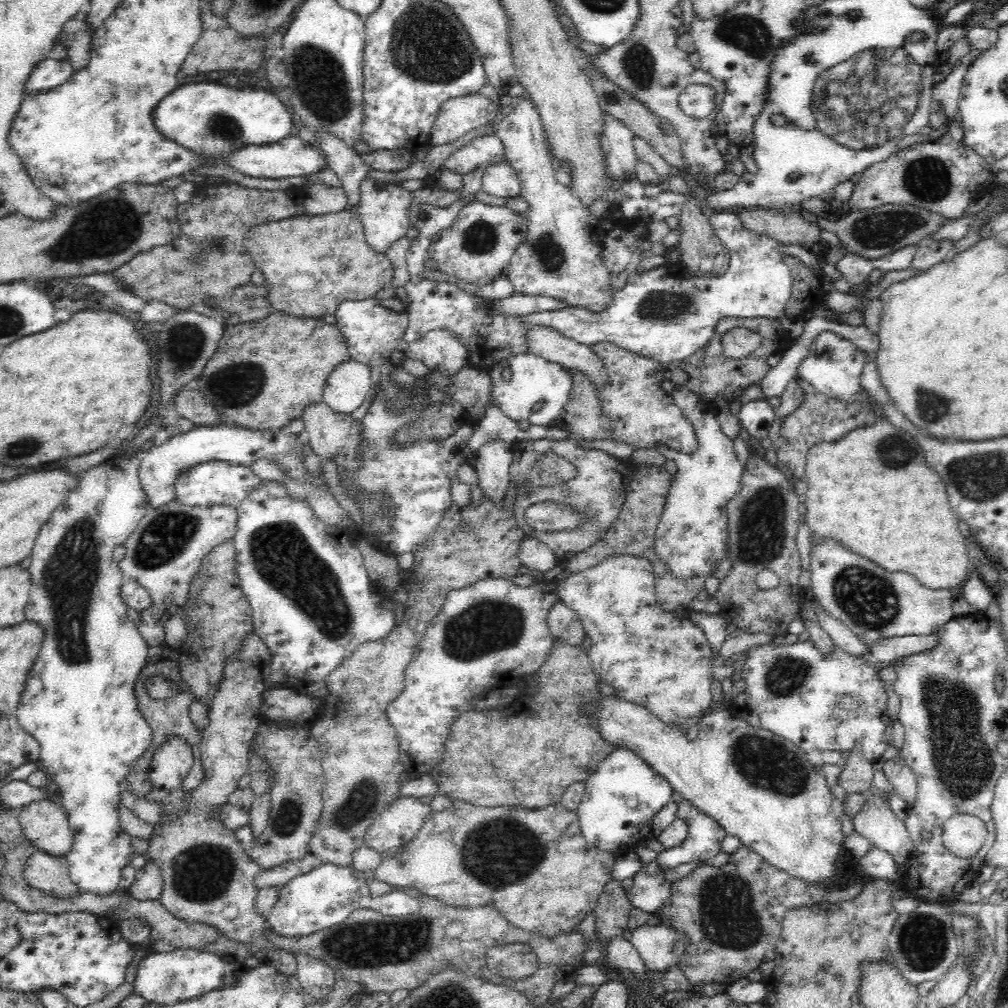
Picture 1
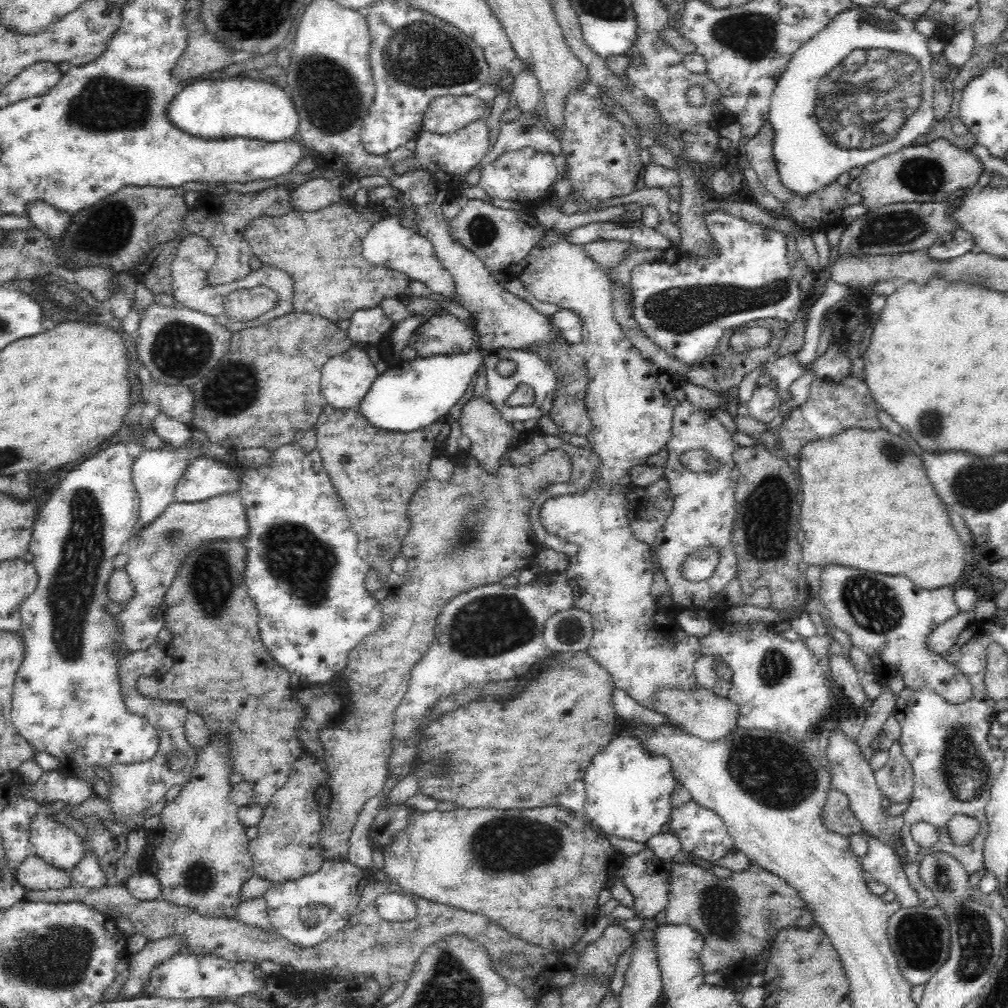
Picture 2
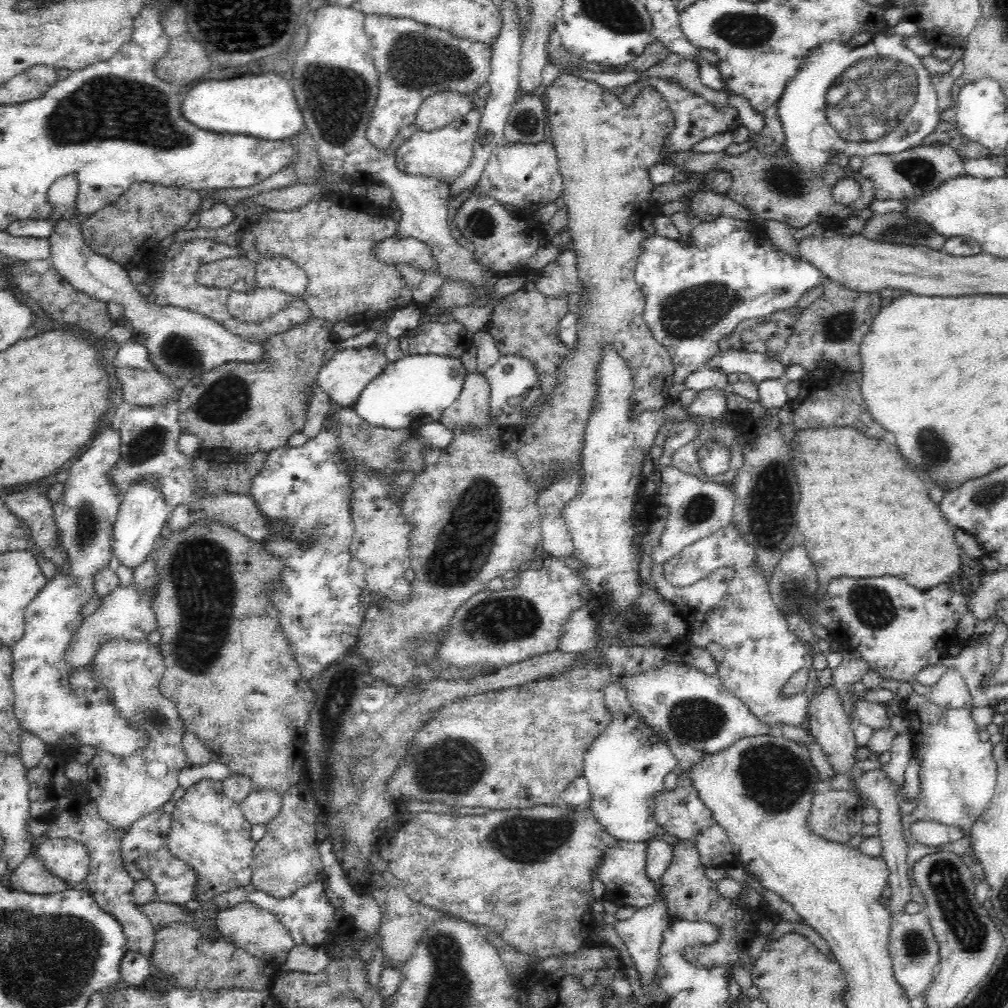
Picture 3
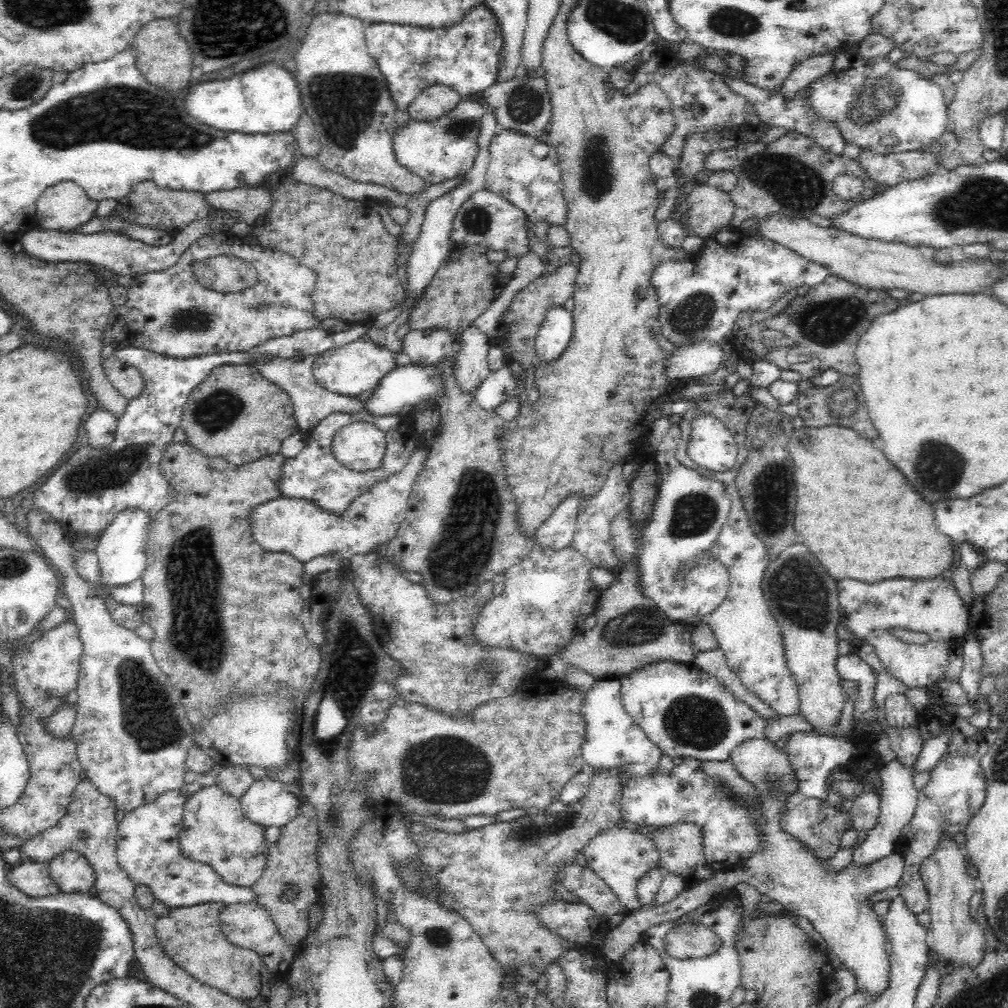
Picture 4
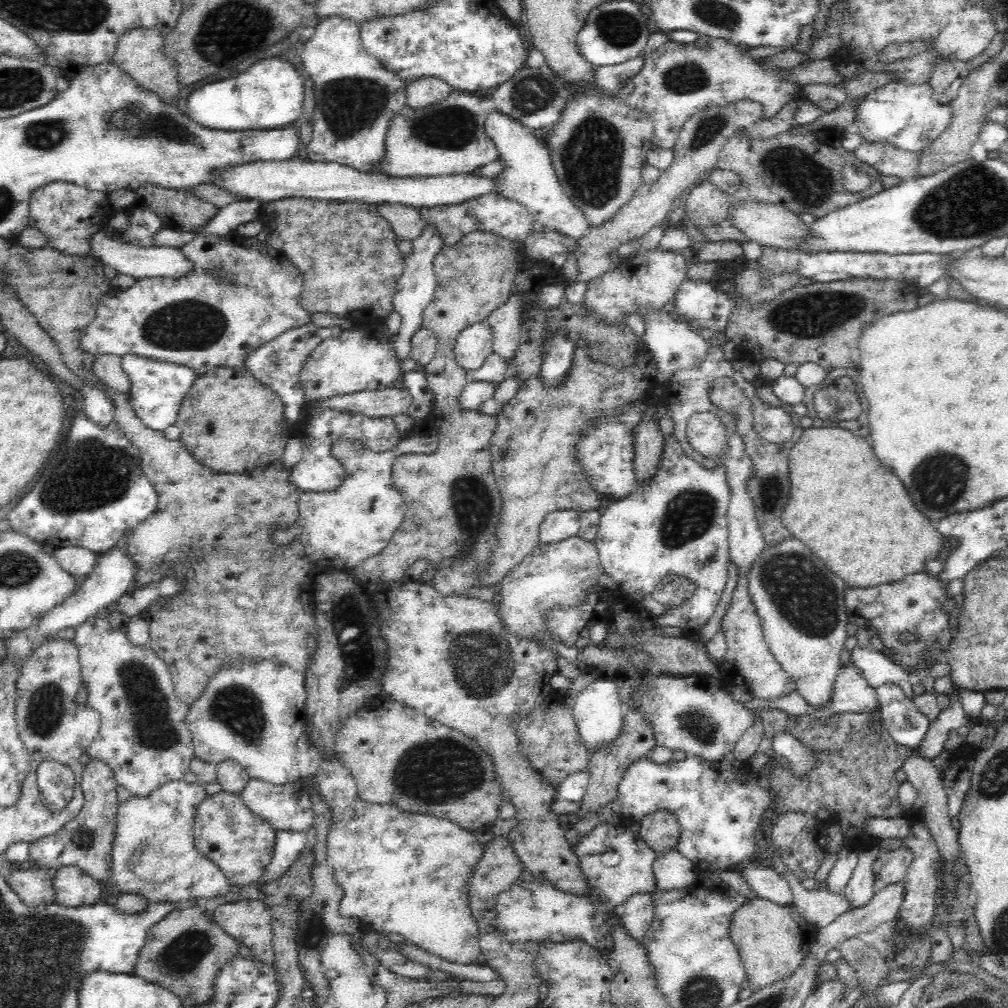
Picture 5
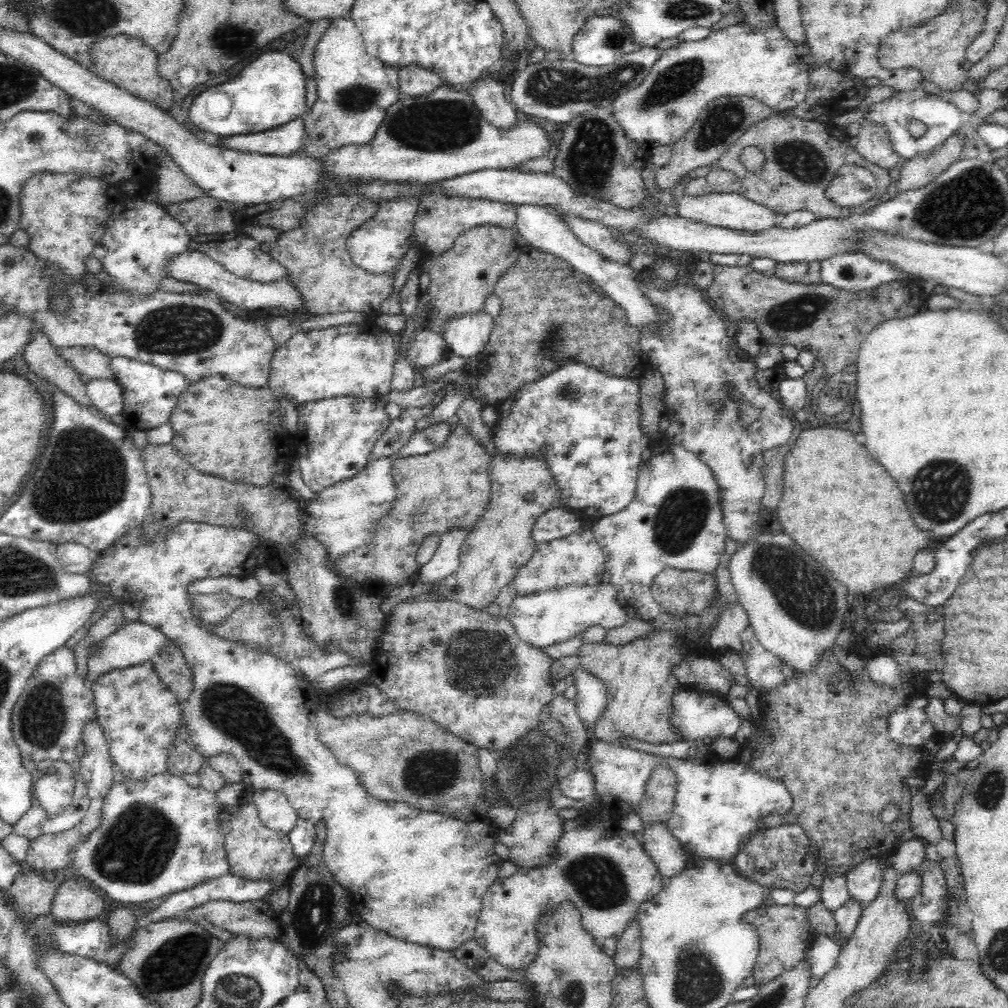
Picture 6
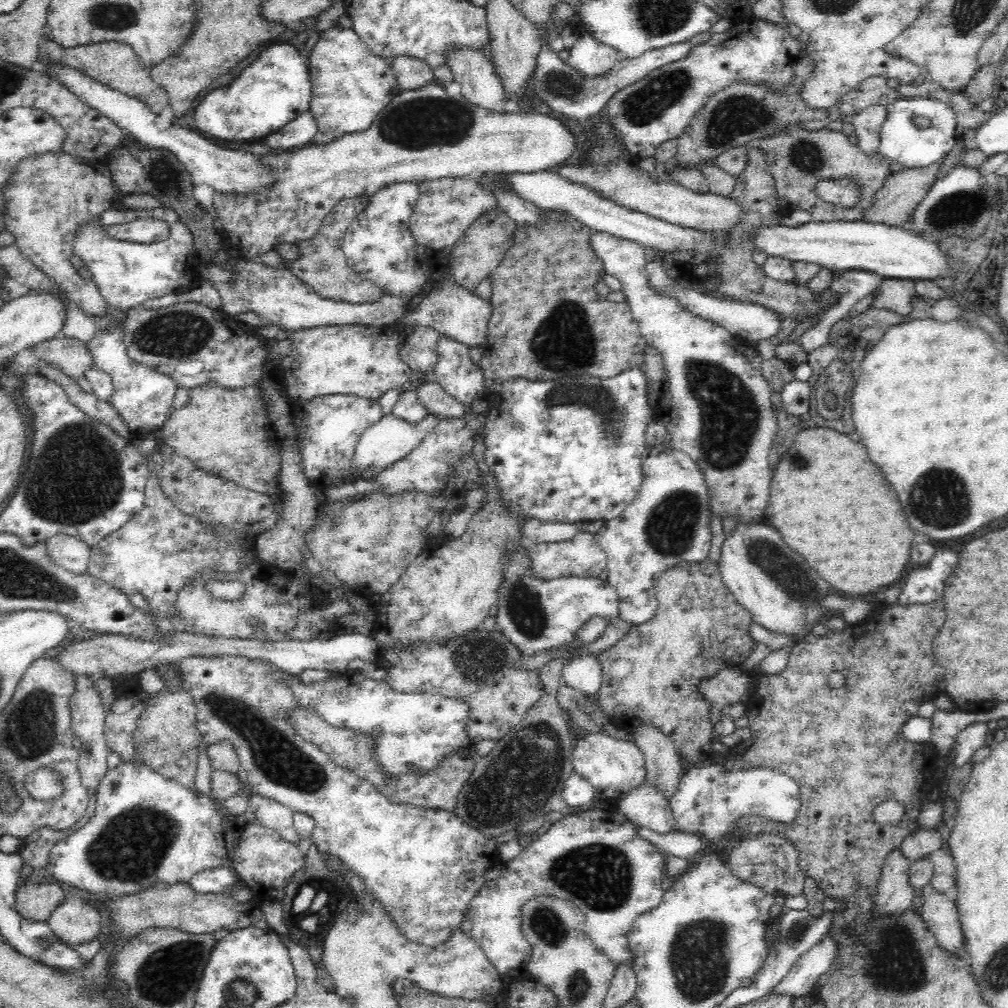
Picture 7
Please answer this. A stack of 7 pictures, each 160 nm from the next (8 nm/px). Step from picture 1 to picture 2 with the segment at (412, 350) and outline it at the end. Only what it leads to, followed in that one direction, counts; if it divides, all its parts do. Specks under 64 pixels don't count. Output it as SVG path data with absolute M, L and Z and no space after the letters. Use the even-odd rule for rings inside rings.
M435 314L416 329L410 340L420 358L466 354L475 348L475 329L452 314Z

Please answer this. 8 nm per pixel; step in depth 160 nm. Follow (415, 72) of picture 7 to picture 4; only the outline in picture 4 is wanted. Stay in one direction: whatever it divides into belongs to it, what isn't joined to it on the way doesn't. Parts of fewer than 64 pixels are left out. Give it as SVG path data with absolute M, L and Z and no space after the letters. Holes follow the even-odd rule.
M434 85L425 87L408 106L407 111L413 120L433 120L448 114L460 101L462 96L452 87Z

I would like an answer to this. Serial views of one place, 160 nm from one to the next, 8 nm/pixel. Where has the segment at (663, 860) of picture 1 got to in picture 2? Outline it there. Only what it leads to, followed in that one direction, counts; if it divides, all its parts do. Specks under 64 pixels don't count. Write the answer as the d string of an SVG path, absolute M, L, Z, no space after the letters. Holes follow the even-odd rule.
M696 802L673 808L669 821L670 831L680 839L681 850L686 854L709 861L720 860L734 847L722 819Z

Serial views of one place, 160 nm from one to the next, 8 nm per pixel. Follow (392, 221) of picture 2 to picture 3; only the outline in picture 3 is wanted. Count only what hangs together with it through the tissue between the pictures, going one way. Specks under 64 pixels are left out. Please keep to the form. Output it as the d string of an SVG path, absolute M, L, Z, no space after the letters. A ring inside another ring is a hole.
M393 235L376 245L374 252L384 263L394 266L410 265L423 271L437 269L437 260L432 250L413 237L403 237L398 241L397 235Z

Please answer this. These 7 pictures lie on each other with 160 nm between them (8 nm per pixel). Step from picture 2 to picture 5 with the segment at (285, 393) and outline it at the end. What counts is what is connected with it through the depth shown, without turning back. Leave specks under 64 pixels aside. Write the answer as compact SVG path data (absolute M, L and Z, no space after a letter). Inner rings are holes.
M227 367L212 369L198 376L181 402L175 425L180 427L180 439L196 461L216 472L236 474L263 469L281 459L284 446L296 429L284 416L282 399L268 385L251 379L245 369Z

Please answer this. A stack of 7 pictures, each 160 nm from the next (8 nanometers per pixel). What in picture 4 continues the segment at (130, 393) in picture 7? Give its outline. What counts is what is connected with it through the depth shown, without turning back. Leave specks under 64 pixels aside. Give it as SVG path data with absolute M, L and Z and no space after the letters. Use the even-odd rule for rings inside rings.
M353 324L347 330L334 333L324 328L316 327L297 332L292 336L267 340L259 347L251 348L244 352L200 354L184 359L170 358L136 346L115 349L114 355L116 355L118 360L140 371L145 384L142 394L129 400L126 410L117 419L115 439L111 446L108 447L108 450L96 451L90 446L82 446L82 450L72 454L72 458L66 464L62 464L58 470L54 470L54 474L32 494L34 496L33 508L44 512L51 520L59 522L65 538L70 543L74 541L76 536L100 536L108 524L114 520L114 517L119 514L120 510L140 509L141 512L157 513L169 502L172 502L177 495L177 493L173 492L168 479L161 473L162 455L169 443L173 442L174 433L180 427L181 416L184 412L184 406L187 404L190 391L196 388L214 368L223 364L233 366L242 364L247 366L246 362L248 360L256 360L256 358L281 356L292 361L296 354L297 356L304 356L304 358L308 355L321 354L329 348L340 348L345 344L350 344L350 342L362 338L362 336L367 334L368 329L366 325Z

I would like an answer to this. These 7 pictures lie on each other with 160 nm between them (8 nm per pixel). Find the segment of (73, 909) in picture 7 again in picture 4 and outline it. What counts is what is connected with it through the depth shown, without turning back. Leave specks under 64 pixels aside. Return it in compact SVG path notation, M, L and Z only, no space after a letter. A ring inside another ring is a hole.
M64 850L48 862L50 876L66 894L86 893L95 882L95 872L87 858L75 850Z

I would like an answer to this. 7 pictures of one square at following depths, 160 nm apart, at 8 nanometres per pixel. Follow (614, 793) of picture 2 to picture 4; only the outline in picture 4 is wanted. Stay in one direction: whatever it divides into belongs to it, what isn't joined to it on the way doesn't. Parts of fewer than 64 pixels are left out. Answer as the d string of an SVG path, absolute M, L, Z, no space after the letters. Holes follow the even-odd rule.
M616 679L597 681L592 690L585 693L585 700L581 703L581 714L585 721L585 739L581 746L581 753L585 762L594 773L608 771L612 768L622 767L620 787L624 788L630 779L641 779L658 771L663 752L647 737L644 730L626 713L621 703L621 685Z

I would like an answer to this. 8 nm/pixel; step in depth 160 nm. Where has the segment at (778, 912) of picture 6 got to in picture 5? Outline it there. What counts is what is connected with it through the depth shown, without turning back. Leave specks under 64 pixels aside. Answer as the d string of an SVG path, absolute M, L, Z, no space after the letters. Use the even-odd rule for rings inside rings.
M755 897L732 915L730 936L739 949L742 965L753 993L766 985L787 979L801 967L801 961L816 942L817 929L792 905L780 906L771 900Z

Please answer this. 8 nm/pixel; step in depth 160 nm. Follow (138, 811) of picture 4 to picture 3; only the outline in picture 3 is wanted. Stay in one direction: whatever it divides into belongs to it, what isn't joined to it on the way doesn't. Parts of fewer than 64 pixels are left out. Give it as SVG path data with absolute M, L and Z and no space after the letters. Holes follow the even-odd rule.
M161 810L152 811L137 819L121 838L121 860L134 880L148 879L155 884L160 900L170 905L191 905L198 875L187 863L180 861L168 850L167 836L170 825L171 815L162 813ZM327 877L322 881L310 882L308 886L299 888L288 898L281 900L274 898L265 891L254 890L246 895L246 900L257 904L260 908L268 910L284 925L296 946L328 945L332 941L348 934L352 934L354 918L344 911L344 901L330 887Z

